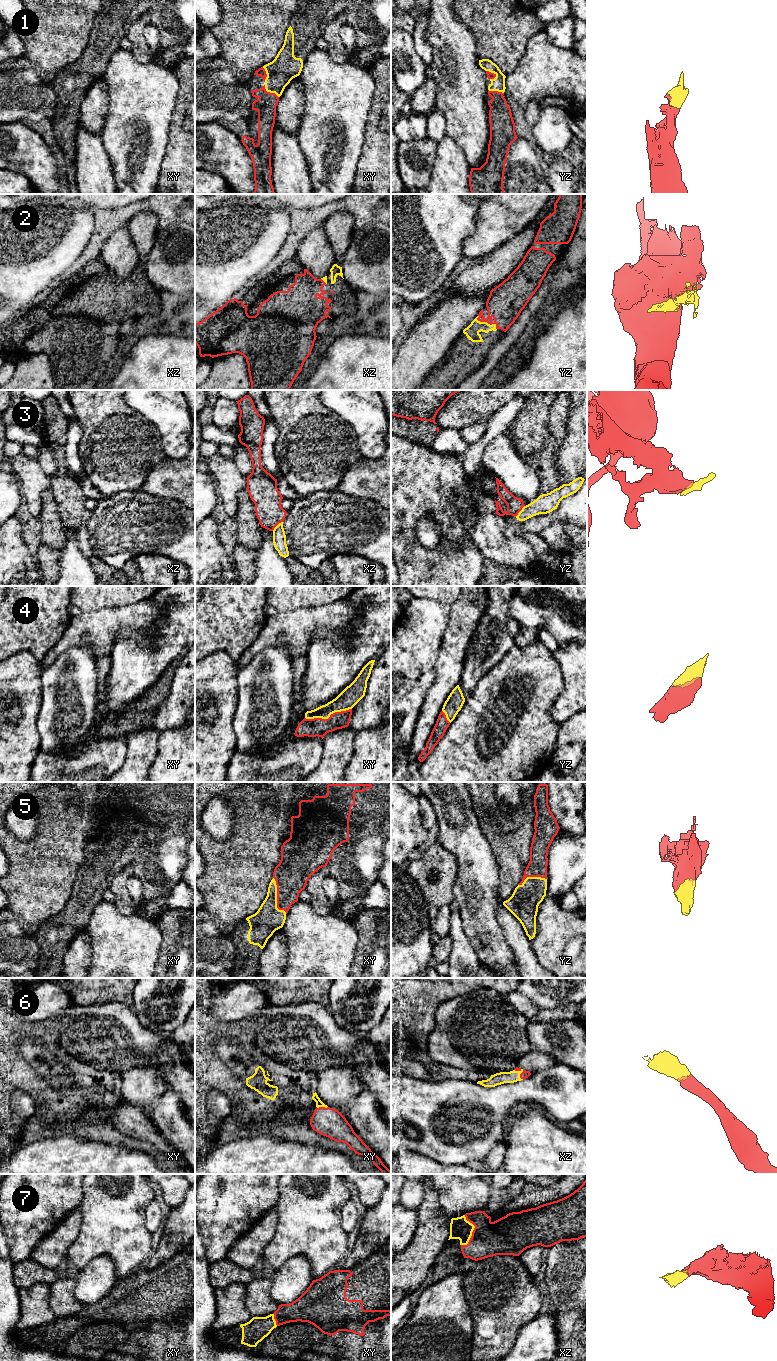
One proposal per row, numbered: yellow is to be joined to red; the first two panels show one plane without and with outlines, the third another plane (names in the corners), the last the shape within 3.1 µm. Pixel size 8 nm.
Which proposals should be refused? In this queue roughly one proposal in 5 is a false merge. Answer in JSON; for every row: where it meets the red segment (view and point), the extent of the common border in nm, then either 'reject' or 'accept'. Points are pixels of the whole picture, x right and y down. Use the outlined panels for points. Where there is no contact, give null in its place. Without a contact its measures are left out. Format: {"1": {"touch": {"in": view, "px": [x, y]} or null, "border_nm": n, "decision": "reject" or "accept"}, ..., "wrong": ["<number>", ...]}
{"1": {"touch": {"in": "xy", "px": [269, 92]}, "border_nm": 160, "decision": "accept"}, "2": {"touch": {"in": "yz", "px": [484, 321]}, "border_nm": 140, "decision": "reject"}, "3": {"touch": {"in": "xz", "px": [277, 524]}, "border_nm": 120, "decision": "reject"}, "4": {"touch": {"in": "xy", "px": [329, 717]}, "border_nm": 380, "decision": "accept"}, "5": {"touch": {"in": "xy", "px": [277, 897]}, "border_nm": 320, "decision": "accept"}, "6": {"touch": {"in": "xz", "px": [521, 1073]}, "border_nm": 120, "decision": "accept"}, "7": {"touch": {"in": "xz", "px": [472, 1232]}, "border_nm": 260, "decision": "accept"}, "wrong": ["2", "3"]}

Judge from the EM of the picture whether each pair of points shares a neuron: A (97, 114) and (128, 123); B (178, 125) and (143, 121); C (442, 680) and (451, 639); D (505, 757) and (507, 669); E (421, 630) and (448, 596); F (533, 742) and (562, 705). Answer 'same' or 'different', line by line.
A: different
B: different
C: same
D: same
E: different
F: different

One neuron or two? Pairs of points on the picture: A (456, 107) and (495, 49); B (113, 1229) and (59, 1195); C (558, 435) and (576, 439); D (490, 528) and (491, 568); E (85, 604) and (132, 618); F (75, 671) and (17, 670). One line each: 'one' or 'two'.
A: two
B: two
C: two
D: two
E: two
F: two

